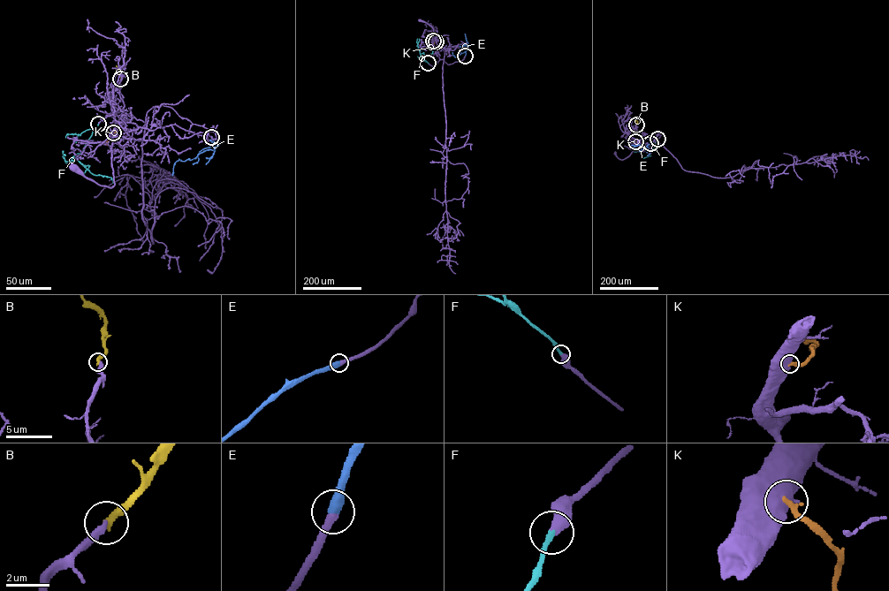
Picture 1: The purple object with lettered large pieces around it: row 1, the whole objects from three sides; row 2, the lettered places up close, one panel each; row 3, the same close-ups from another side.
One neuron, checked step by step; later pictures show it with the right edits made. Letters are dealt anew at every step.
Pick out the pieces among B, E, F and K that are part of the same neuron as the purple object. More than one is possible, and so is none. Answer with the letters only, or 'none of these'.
B, E, F

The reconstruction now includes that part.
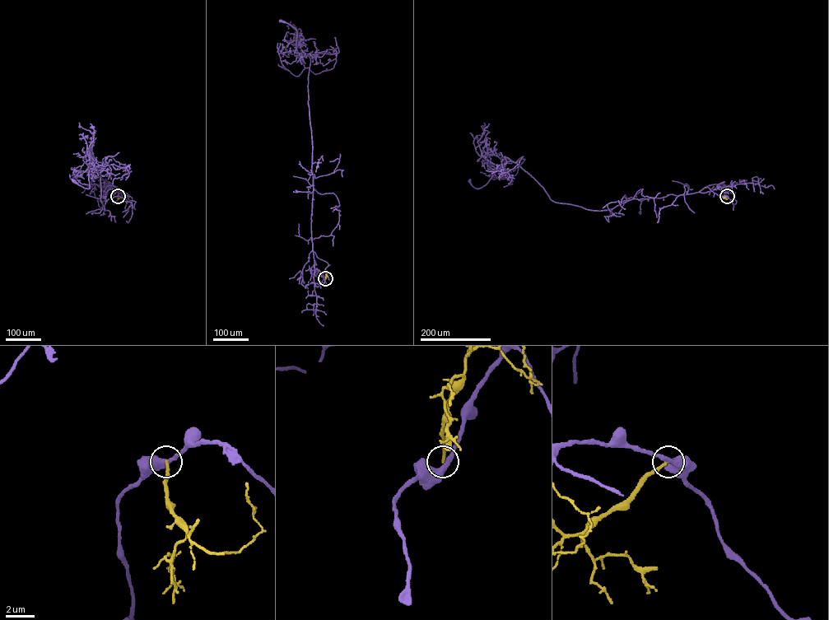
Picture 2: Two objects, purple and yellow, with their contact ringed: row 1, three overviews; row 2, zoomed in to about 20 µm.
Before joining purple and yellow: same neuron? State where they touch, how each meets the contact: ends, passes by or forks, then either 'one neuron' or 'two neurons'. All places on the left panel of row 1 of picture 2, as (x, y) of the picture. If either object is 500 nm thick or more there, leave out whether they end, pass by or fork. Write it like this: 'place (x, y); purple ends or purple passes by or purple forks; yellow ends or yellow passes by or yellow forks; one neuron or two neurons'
place (118, 196); purple passes by; yellow ends; two neurons

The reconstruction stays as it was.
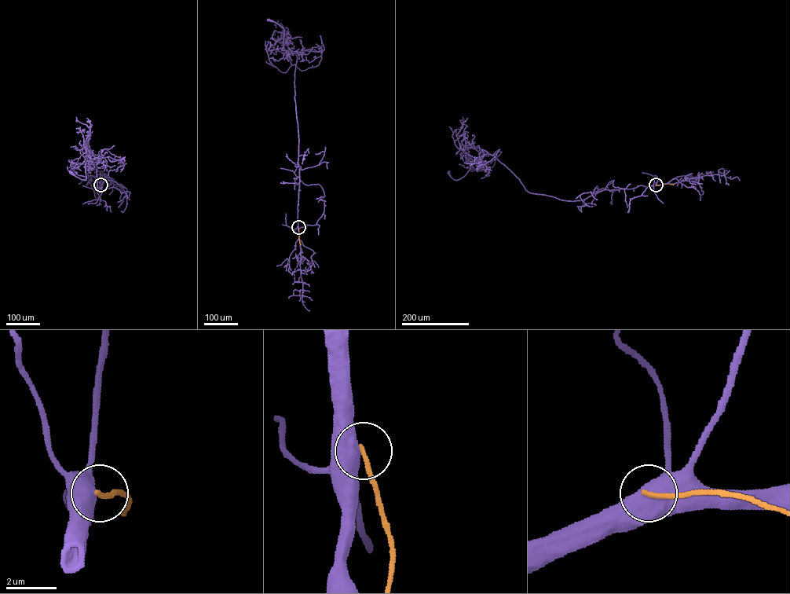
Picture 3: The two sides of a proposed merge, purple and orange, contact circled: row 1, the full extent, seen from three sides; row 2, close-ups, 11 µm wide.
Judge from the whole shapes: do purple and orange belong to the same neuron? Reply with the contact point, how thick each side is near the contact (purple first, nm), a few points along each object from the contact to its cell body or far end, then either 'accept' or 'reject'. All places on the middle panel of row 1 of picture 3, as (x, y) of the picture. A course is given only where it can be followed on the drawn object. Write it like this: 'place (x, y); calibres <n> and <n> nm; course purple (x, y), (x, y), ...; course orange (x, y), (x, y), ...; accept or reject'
place (298, 227); calibres 800 and 180 nm; course purple (298, 227), (298, 138), (294, 82), (297, 56), (293, 51), (284, 49), (283, 28), (268, 20); course orange (298, 227), (301, 244); reject

